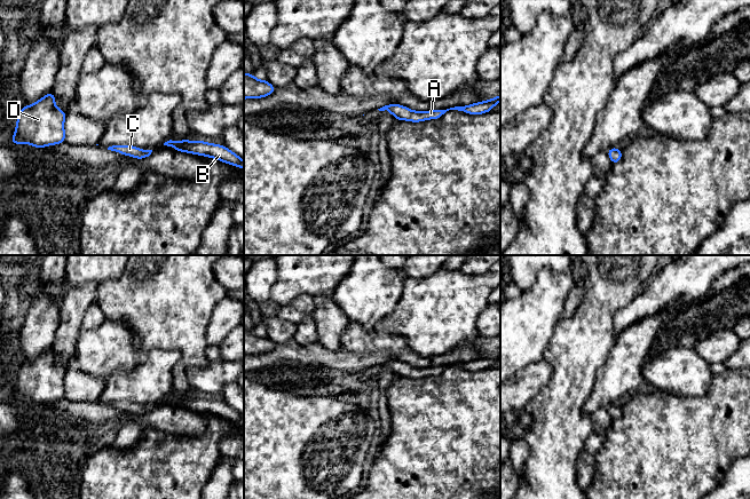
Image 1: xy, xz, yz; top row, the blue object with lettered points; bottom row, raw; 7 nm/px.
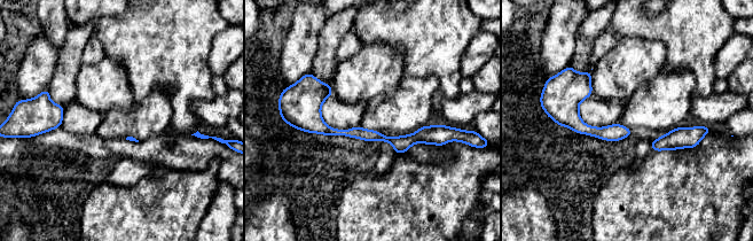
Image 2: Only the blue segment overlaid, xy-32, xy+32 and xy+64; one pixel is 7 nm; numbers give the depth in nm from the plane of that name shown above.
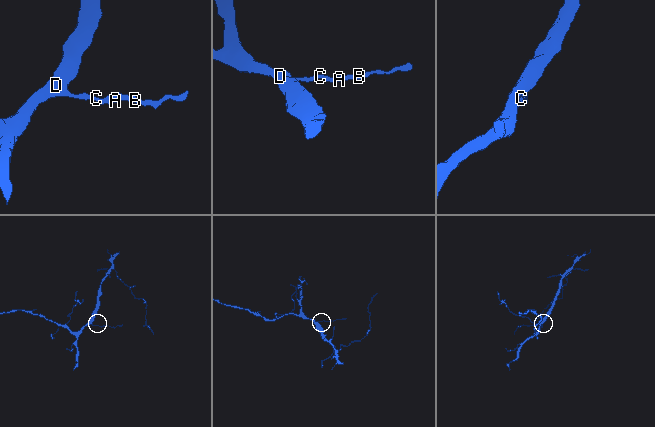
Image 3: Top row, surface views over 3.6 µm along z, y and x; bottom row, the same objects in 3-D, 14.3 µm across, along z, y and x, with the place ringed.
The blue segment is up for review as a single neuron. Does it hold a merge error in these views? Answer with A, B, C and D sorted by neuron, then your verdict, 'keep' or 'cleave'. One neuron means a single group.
groups A B C D; keep

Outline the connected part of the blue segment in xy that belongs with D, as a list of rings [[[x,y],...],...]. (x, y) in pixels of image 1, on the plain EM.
[[[52,347],[38,358],[21,365],[10,399],[45,404],[65,398],[66,370],[55,362],[55,353]]]

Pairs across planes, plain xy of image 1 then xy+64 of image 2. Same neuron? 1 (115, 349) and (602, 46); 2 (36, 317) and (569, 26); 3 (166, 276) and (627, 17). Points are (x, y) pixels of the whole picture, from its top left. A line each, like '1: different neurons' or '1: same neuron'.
1: different neurons
2: same neuron
3: same neuron

